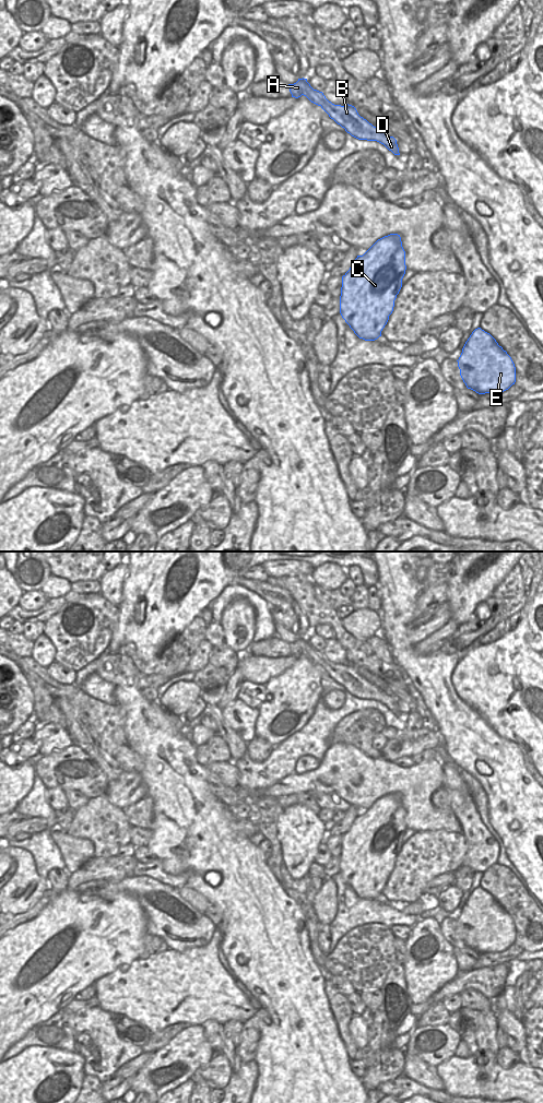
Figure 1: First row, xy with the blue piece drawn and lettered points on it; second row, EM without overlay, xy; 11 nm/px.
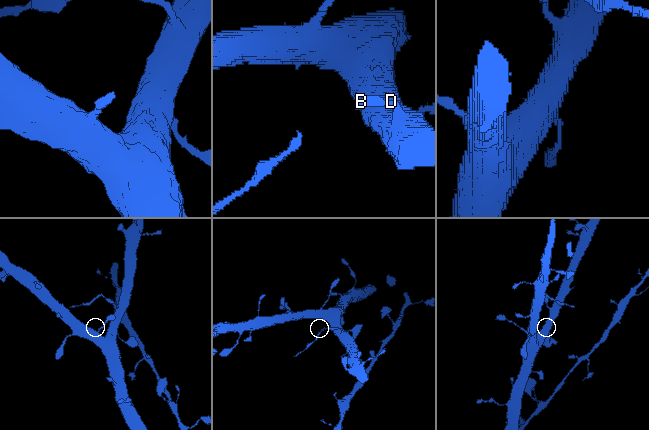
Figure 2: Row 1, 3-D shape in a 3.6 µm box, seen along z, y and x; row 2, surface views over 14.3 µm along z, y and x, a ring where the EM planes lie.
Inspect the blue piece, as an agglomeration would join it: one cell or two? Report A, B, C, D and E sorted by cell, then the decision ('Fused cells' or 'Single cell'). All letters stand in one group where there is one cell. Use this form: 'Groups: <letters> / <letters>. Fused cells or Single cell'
Groups: A / B C D E. Fused cells

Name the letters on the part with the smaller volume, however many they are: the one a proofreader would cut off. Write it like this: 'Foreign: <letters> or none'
Foreign: A

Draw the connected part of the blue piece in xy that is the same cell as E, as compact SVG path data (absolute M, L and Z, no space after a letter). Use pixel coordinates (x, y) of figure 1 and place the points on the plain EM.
M481 887L472 891L457 921L467 947L479 953L501 952L516 941L511 916Z

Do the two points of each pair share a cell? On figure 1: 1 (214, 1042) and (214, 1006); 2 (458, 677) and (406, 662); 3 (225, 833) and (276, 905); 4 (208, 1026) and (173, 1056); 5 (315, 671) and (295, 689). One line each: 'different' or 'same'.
1: different
2: different
3: same
4: different
5: same

